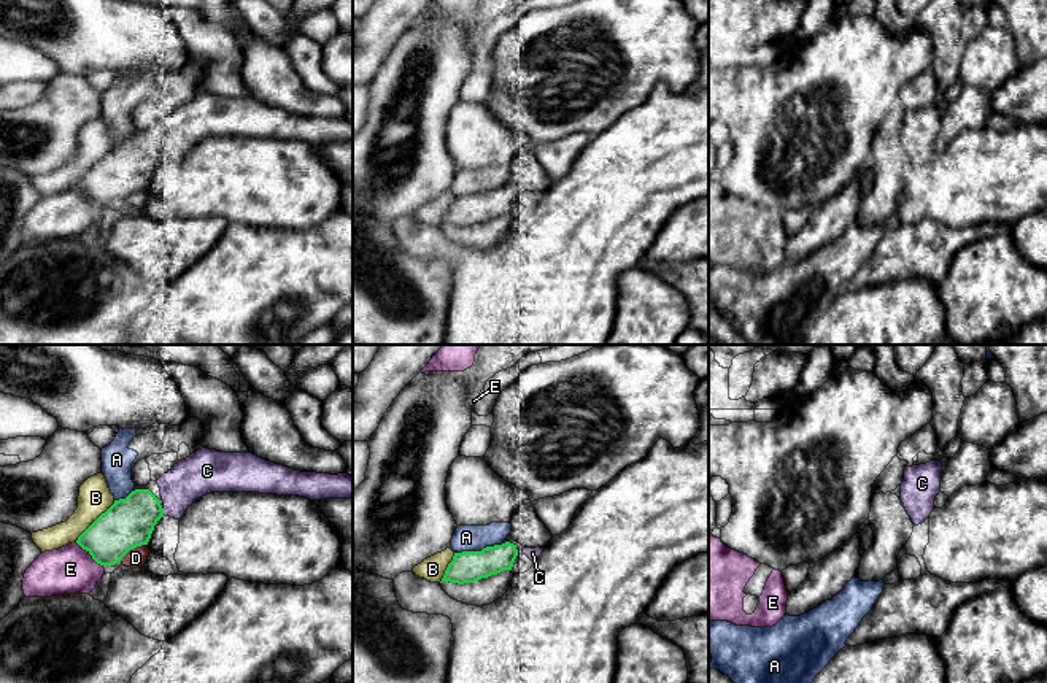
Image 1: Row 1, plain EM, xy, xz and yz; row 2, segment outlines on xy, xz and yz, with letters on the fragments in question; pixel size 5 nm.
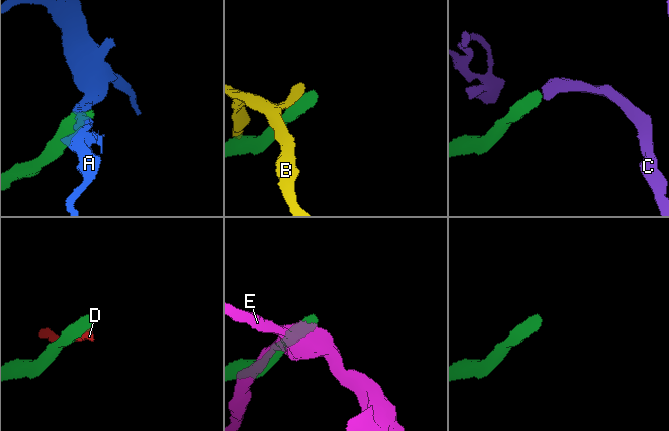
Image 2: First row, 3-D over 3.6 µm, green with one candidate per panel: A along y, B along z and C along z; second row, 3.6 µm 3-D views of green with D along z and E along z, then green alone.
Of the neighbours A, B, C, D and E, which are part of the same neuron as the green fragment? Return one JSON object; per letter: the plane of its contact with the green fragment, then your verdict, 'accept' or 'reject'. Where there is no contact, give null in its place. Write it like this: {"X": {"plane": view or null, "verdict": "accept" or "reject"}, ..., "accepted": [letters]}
{"A": {"plane": "xz", "verdict": "reject"}, "B": {"plane": "xy", "verdict": "reject"}, "C": {"plane": "xy", "verdict": "accept"}, "D": {"plane": "xy", "verdict": "reject"}, "E": {"plane": "xy", "verdict": "reject"}, "accepted": ["C"]}

